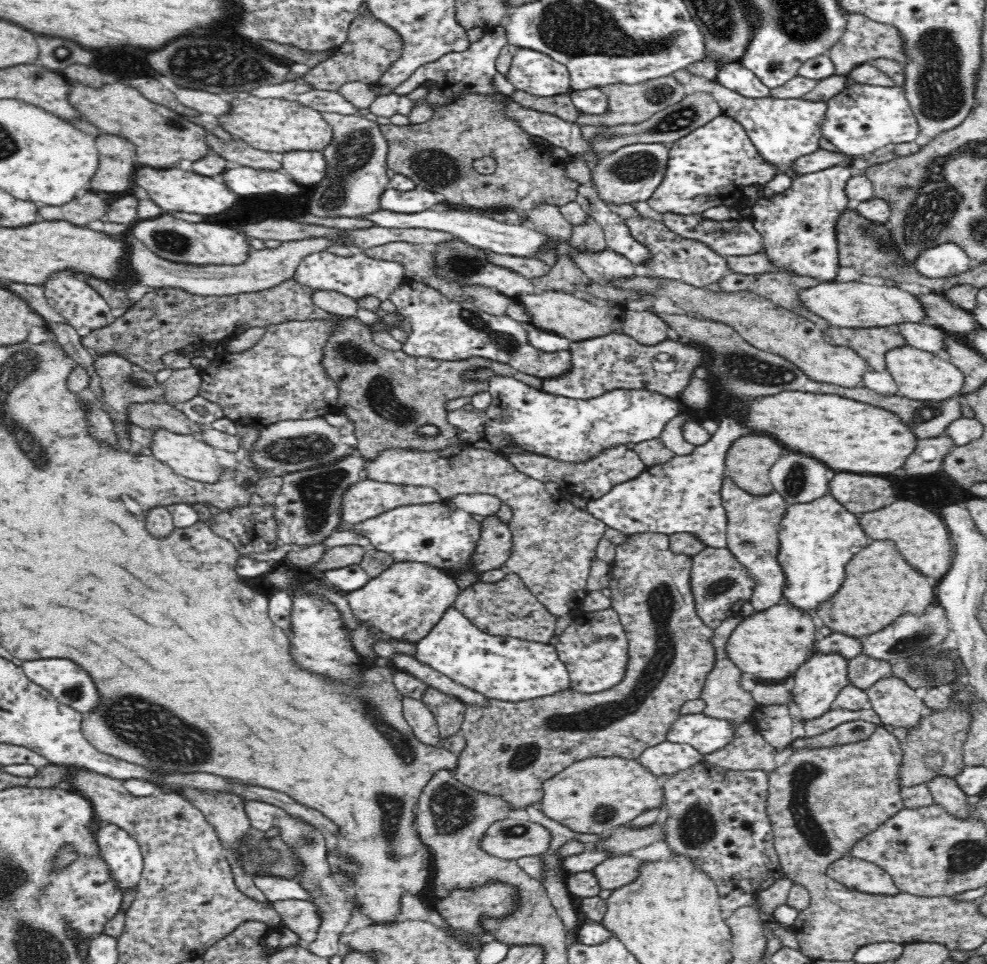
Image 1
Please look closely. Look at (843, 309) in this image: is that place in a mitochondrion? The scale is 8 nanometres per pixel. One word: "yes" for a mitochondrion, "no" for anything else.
no

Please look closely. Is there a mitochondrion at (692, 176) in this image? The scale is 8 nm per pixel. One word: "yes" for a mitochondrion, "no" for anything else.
no

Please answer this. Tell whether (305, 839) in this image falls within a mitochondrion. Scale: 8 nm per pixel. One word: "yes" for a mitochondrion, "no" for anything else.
yes

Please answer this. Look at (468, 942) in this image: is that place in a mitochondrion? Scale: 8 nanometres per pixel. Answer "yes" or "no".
no

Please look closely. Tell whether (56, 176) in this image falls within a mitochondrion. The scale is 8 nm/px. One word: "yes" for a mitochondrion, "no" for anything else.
no

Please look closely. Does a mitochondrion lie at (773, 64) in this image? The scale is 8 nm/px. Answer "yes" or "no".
yes

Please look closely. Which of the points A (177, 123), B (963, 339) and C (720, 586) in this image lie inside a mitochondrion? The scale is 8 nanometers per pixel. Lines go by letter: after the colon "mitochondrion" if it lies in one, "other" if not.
A: mitochondrion
B: other
C: mitochondrion

